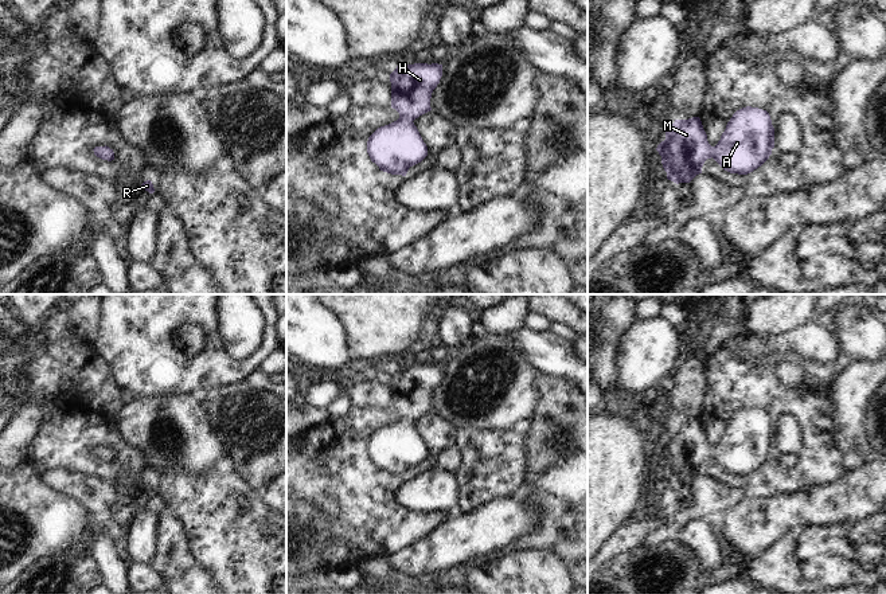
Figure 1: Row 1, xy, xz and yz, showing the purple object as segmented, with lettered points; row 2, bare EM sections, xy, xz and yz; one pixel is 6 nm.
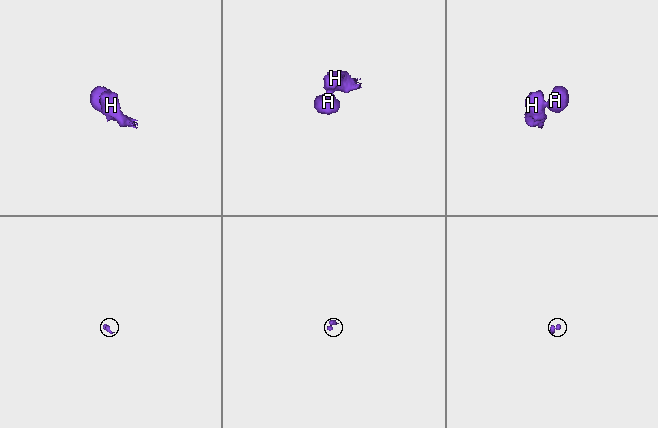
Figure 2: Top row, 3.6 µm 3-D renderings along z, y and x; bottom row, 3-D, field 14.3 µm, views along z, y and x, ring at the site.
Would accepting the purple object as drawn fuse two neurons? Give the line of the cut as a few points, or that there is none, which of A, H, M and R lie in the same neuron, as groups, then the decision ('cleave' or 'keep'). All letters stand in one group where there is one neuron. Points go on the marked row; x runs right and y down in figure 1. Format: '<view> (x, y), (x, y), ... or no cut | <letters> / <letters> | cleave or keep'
no cut | A H M R | keep

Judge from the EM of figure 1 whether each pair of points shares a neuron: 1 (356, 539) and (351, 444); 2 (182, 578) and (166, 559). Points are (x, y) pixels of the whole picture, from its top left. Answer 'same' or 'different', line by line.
1: same
2: same

